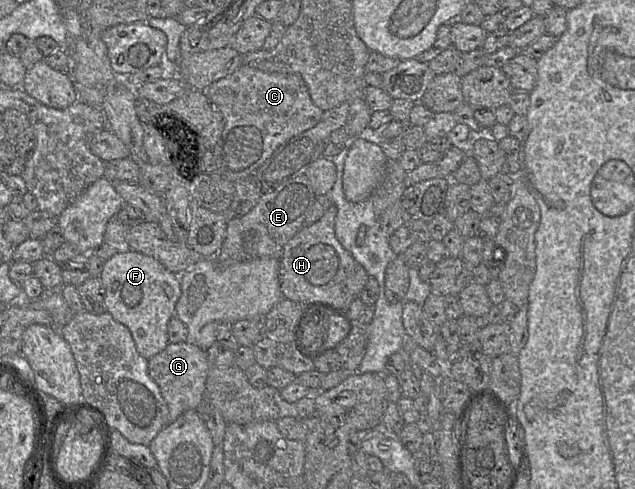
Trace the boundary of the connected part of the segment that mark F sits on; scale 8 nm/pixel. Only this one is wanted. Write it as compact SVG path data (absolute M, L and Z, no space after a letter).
M121 248L106 260L99 276L106 311L129 329L137 351L146 360L163 351L169 343L168 323L176 316L175 308L181 296L179 276L153 257L129 248Z

